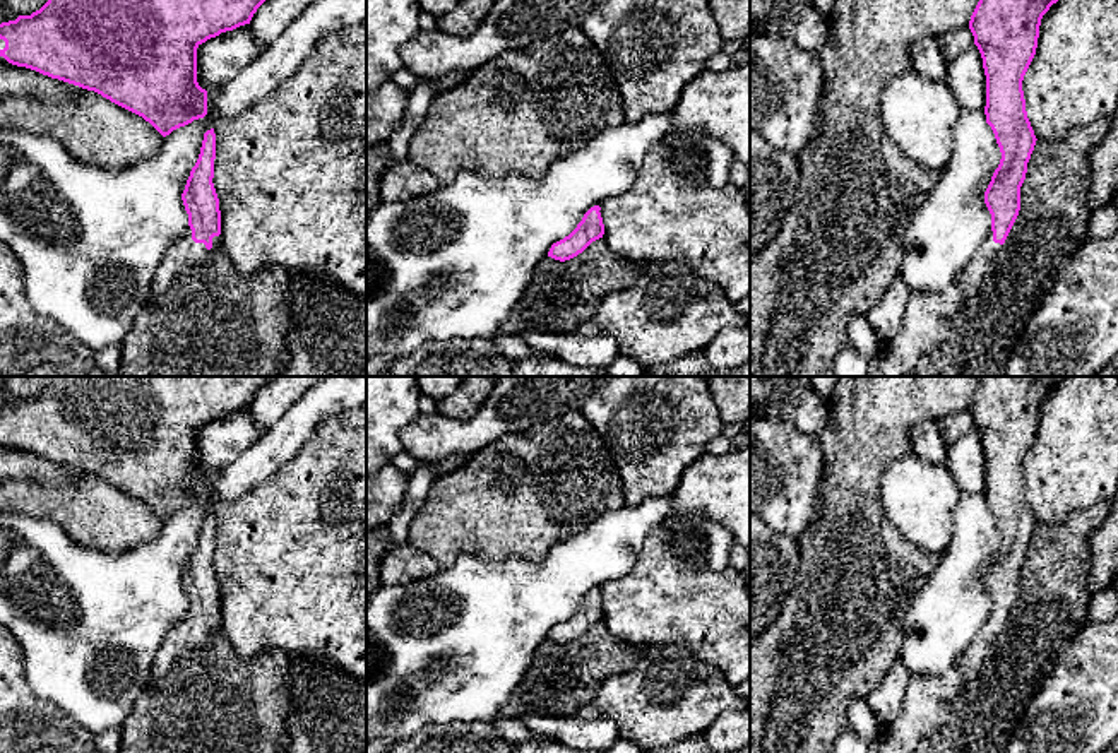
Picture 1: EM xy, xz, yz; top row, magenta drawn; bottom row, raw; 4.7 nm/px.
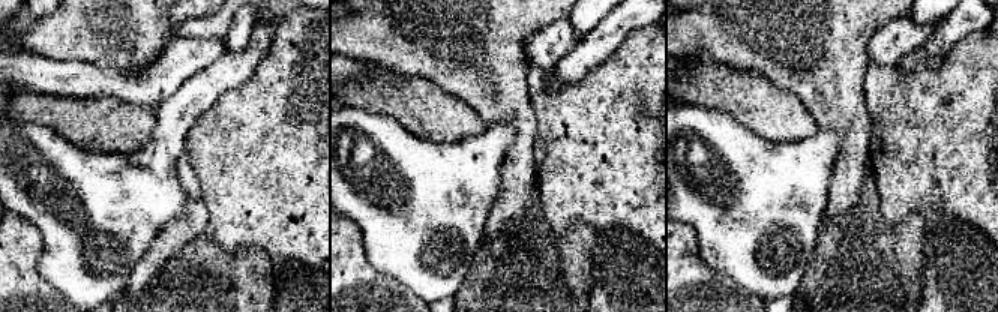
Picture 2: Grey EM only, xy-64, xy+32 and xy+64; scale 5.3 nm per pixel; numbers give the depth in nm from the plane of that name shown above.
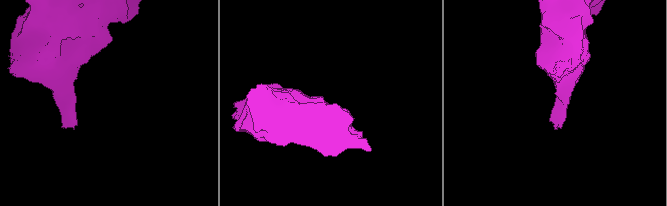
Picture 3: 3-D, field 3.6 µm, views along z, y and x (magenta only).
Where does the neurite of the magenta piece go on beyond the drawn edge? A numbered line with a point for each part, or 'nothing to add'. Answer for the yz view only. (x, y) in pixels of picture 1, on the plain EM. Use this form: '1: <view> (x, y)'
1: yz (928, 700)

